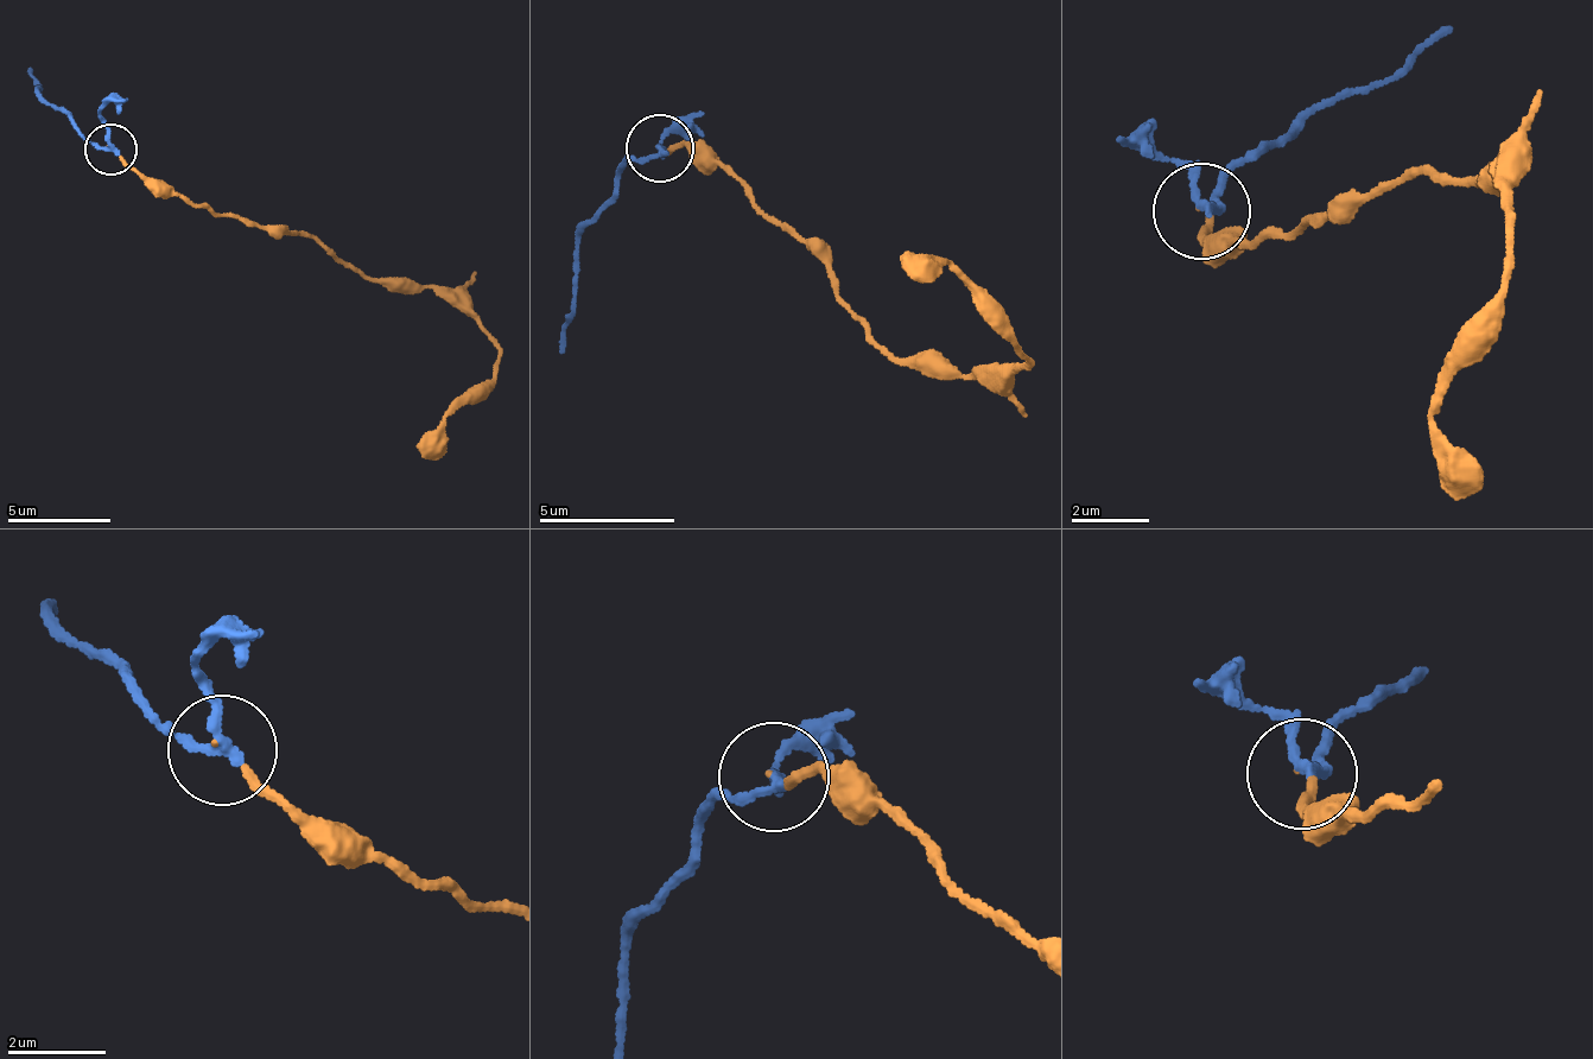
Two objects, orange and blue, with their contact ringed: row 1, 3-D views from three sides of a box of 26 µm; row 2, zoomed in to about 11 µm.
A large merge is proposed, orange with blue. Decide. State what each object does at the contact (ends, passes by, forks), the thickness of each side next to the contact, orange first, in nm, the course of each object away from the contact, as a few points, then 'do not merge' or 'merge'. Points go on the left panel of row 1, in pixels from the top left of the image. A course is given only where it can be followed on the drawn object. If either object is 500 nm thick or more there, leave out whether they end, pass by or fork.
orange ends | blue passes by | 80/190 nm | orange via (109, 147), (197, 207), (312, 238), (369, 278), (436, 286), (494, 344), (500, 373), (442, 418), (425, 458) | blue via (109, 147), (80, 131), (35, 92), (43, 92), (27, 68) | do not merge

